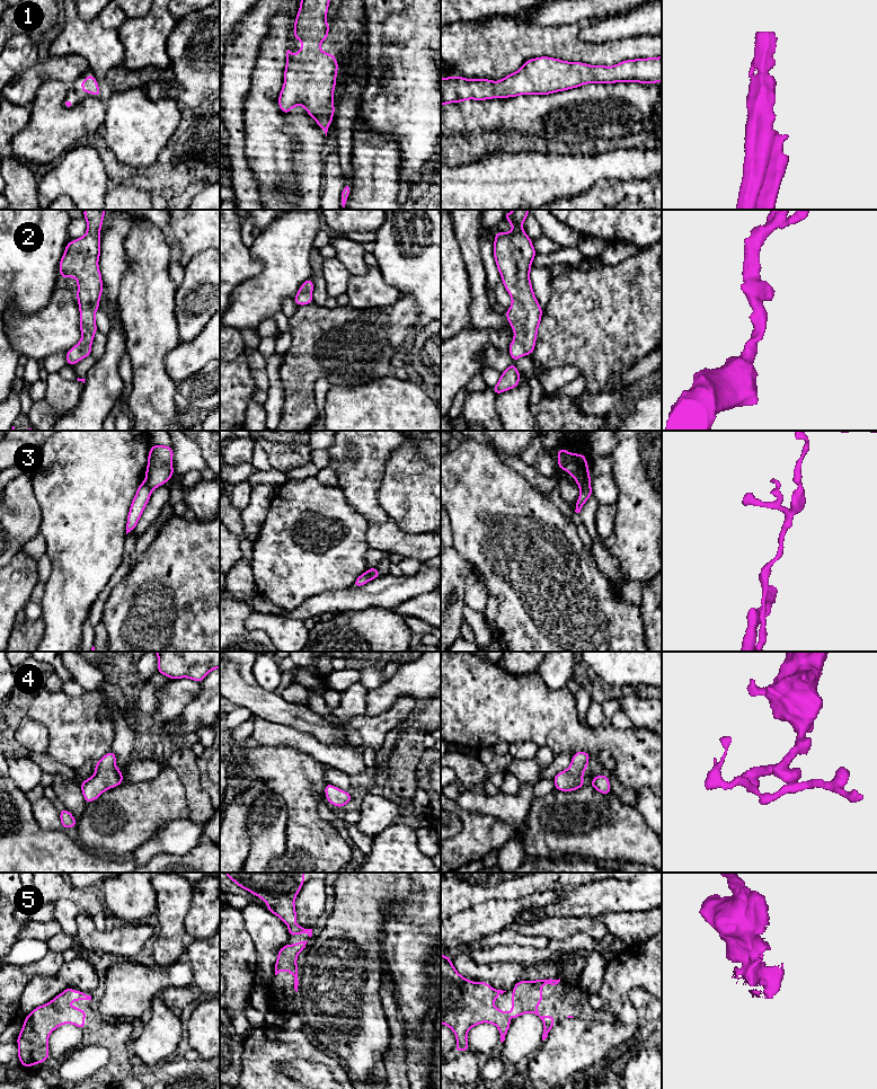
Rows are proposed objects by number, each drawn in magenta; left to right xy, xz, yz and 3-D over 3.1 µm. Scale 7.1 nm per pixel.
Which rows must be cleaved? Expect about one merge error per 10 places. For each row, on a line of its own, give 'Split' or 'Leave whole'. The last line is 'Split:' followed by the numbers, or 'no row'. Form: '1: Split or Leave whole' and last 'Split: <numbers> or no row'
1: Leave whole
2: Leave whole
3: Split
4: Leave whole
5: Leave whole
Split: 3

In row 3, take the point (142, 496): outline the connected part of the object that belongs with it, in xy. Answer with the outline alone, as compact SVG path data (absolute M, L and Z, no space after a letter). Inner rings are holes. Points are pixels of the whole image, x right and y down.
M145 481L140 484L127 515L126 534L136 528L136 524L143 514L144 508L149 503L151 493L152 490Z

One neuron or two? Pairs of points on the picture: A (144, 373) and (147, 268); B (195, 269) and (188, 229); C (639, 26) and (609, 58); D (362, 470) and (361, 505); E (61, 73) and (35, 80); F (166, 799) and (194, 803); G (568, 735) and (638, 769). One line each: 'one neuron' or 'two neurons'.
A: one neuron
B: two neurons
C: two neurons
D: one neuron
E: one neuron
F: two neurons
G: one neuron

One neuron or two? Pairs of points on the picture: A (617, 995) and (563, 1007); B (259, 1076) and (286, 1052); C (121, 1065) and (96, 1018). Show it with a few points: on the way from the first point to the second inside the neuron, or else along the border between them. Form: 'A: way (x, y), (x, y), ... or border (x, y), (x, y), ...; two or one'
A: border (604, 1009), (609, 1010), (618, 1021); two
B: way (264, 1068), (278, 1053); one
C: way (120, 1054), (115, 1042), (103, 1029); one

